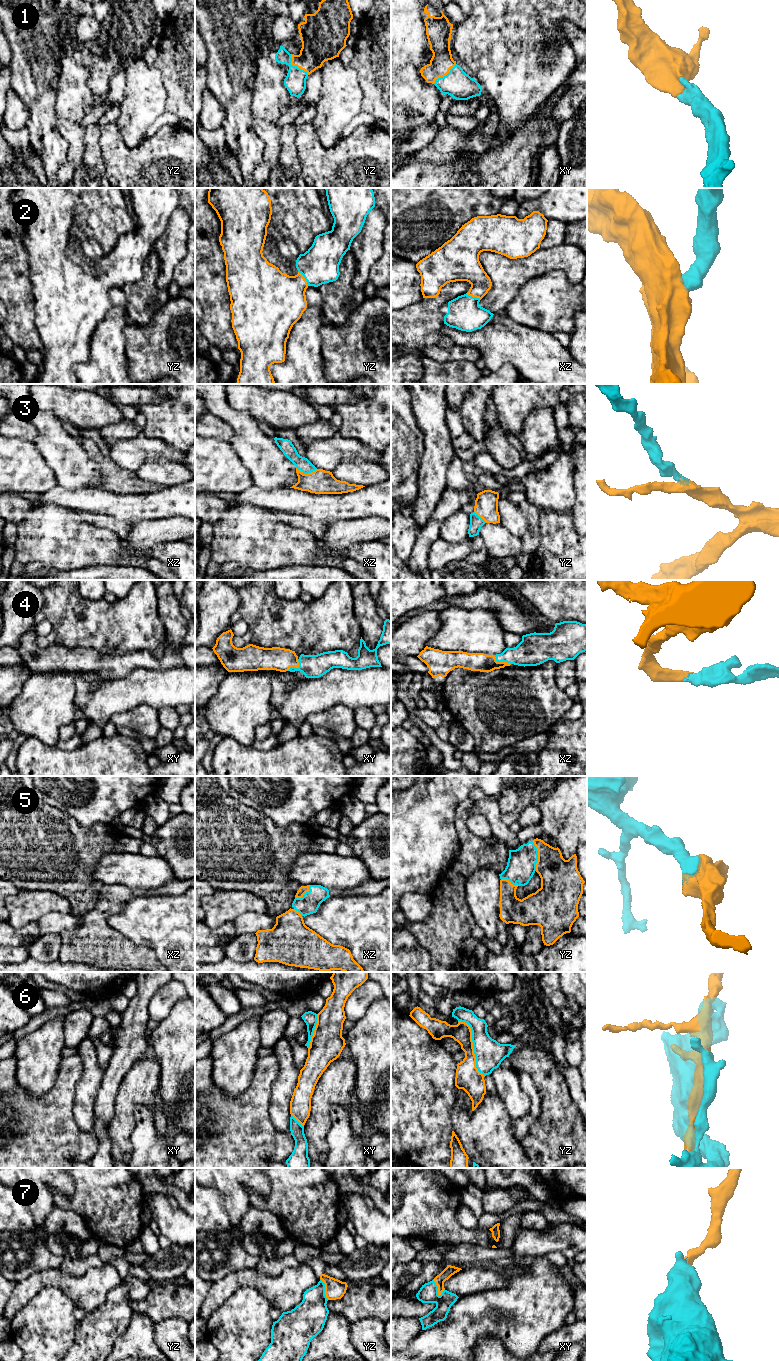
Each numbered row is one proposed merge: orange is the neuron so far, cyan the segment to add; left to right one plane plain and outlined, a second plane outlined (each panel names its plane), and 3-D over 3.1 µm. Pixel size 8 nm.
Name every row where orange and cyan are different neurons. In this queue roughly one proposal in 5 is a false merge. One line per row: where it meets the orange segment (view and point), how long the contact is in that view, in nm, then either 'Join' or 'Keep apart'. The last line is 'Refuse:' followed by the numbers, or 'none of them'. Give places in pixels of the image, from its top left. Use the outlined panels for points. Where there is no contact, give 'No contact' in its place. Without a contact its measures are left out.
1: Touches orange at yz (295, 65). Shared border 220 nm. Join
2: Touches orange at yz (304, 278). Shared border 150 nm. Join
3: Touches orange at xz (306, 474). Shared border 170 nm. Join
4: Touches orange at xz (501, 662). Shared border 160 nm. Join
5: Touches orange at yz (538, 856). Shared border 240 nm. Join
6: Touches orange at yz (472, 1046). Shared border 500 nm. Keep apart
7: Touches orange at xy (438, 1288). Shared border 150 nm. Join
Refuse: 6

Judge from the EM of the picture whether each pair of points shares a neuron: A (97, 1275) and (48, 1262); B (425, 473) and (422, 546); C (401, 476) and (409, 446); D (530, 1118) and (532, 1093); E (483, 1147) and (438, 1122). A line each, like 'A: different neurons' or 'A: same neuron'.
A: different neurons
B: different neurons
C: same neuron
D: same neuron
E: different neurons

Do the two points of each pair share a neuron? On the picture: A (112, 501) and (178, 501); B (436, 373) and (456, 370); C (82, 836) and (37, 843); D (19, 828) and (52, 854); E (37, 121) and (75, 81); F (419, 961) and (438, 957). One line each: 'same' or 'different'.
A: same
B: same
C: same
D: same
E: different
F: different

